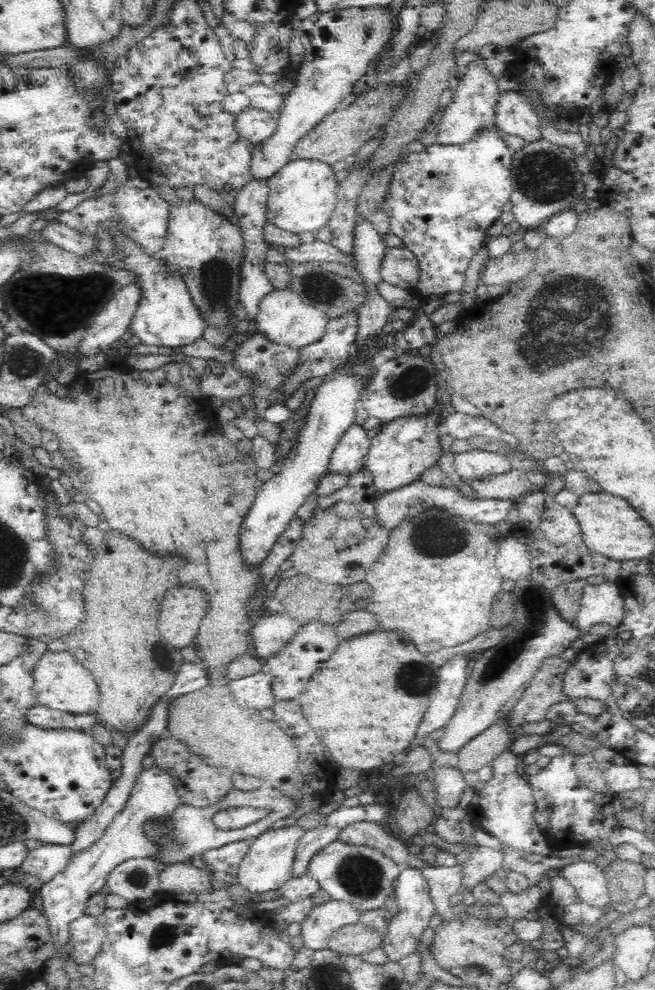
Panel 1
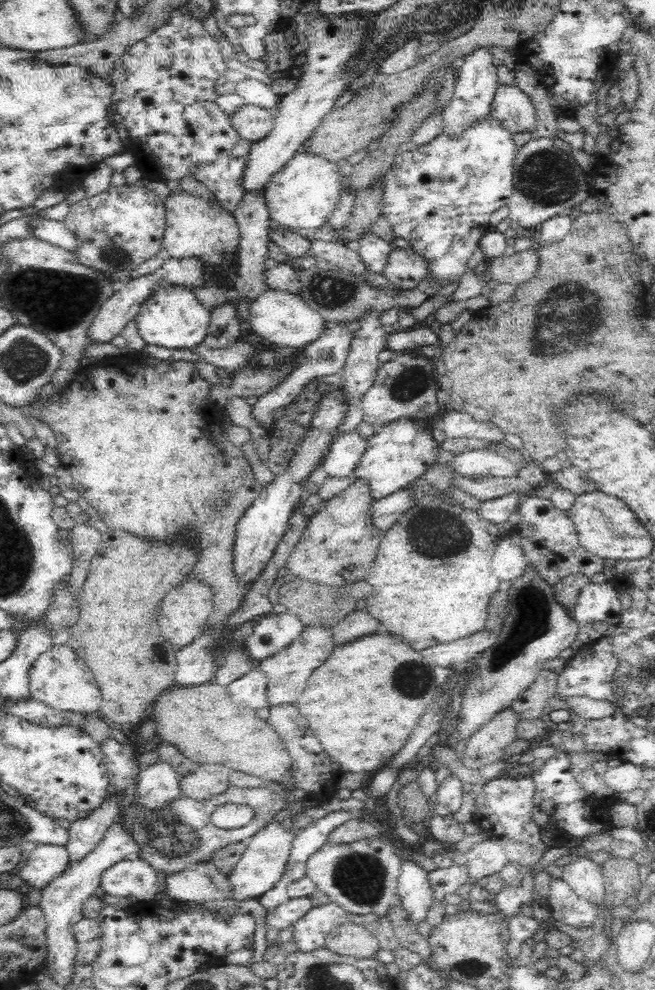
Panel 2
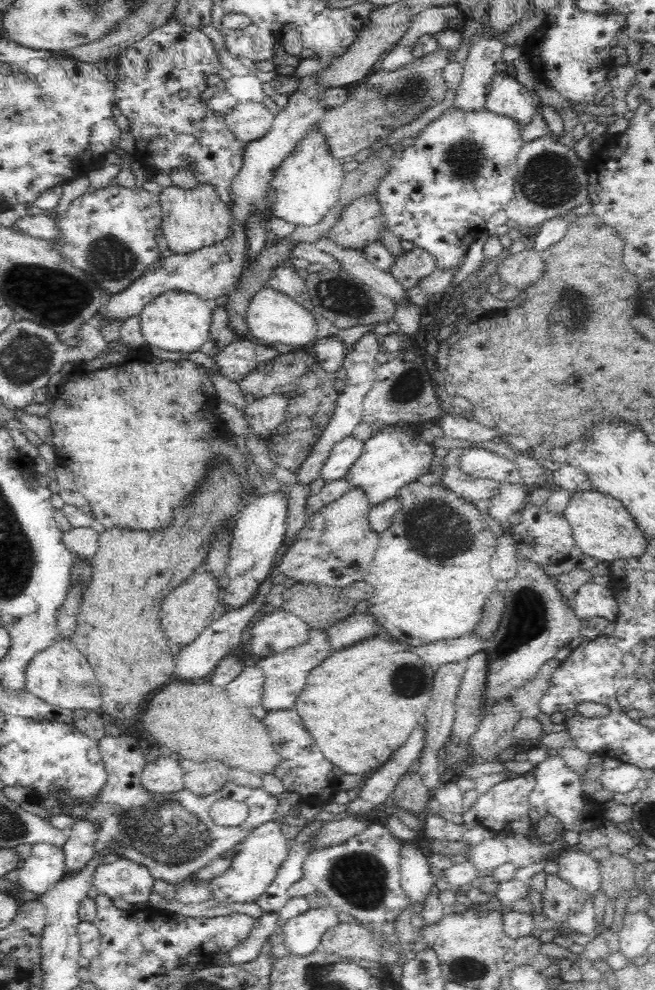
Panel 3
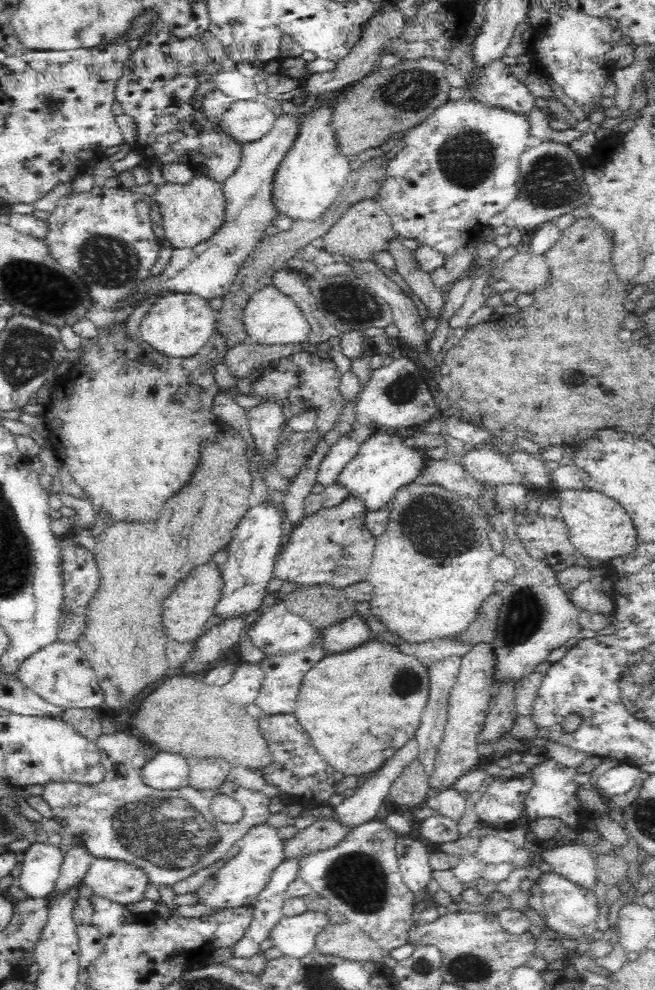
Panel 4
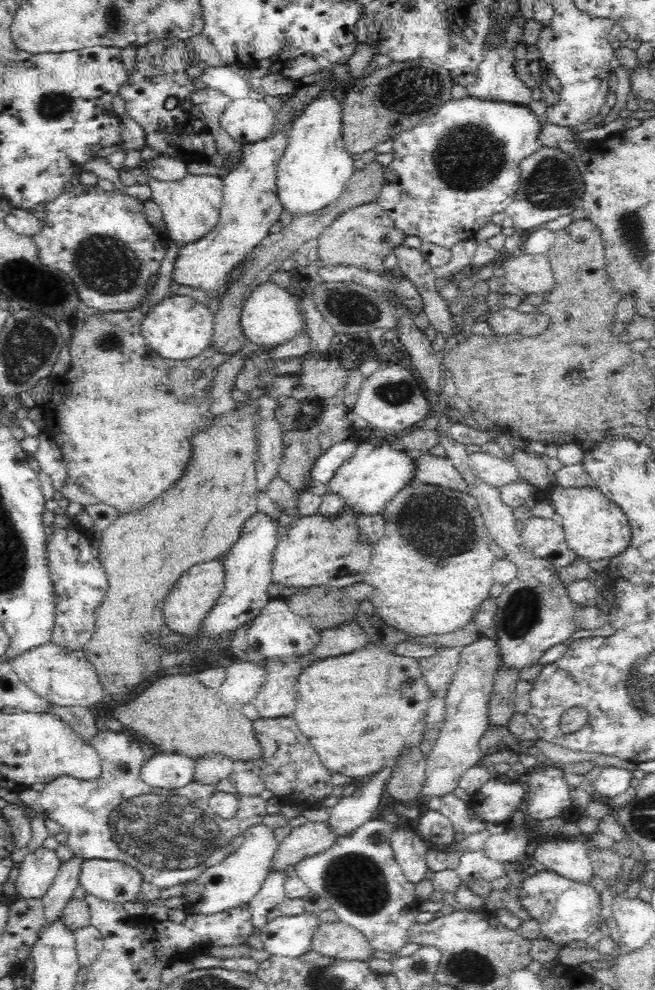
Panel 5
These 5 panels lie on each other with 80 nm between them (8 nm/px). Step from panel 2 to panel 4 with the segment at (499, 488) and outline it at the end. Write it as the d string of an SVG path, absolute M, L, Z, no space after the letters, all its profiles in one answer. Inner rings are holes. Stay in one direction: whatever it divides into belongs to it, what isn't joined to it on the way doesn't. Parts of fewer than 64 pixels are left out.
M428 458L420 475L428 479L432 485L443 486L456 491L460 496L474 498L477 501L484 494L484 486L488 485L470 476L462 465L445 458L440 460Z

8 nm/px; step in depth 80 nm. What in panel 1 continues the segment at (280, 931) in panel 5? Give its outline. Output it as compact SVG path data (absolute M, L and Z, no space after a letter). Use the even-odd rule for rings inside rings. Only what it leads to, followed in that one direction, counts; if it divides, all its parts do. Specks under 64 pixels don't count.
M331 899L315 905L300 922L303 946L312 950L328 950L329 935L344 925L356 924L361 913L346 901Z

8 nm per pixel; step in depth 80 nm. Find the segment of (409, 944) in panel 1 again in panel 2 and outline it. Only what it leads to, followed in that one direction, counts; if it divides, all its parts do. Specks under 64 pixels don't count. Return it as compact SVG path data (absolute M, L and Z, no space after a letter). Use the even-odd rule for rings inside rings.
M402 861L397 893L401 908L414 924L420 924L432 906L433 890L428 880L428 870L412 861Z

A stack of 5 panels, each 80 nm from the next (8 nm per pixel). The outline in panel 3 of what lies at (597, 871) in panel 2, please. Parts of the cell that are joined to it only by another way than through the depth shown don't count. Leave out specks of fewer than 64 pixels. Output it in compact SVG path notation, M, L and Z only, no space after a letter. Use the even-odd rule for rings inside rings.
M564 846L556 858L559 877L578 890L594 896L601 890L601 876L598 857L579 847Z

